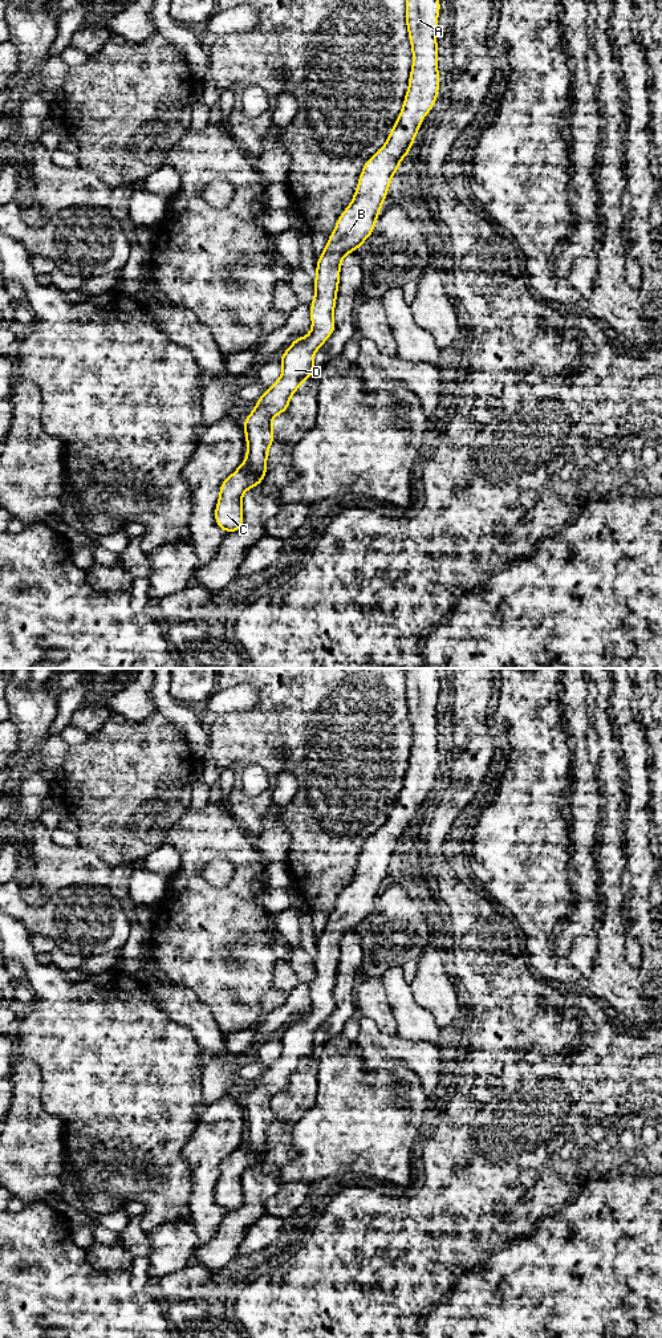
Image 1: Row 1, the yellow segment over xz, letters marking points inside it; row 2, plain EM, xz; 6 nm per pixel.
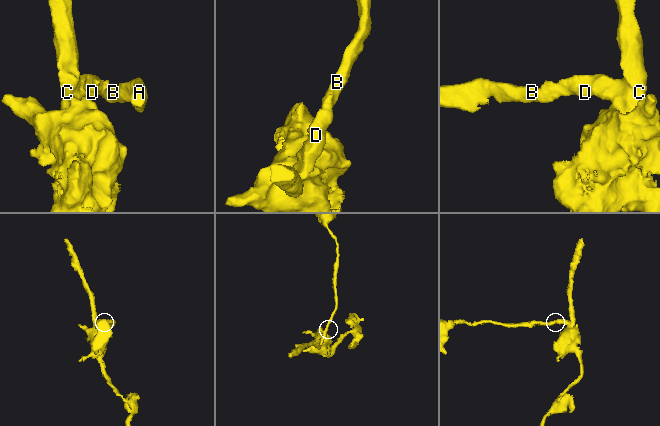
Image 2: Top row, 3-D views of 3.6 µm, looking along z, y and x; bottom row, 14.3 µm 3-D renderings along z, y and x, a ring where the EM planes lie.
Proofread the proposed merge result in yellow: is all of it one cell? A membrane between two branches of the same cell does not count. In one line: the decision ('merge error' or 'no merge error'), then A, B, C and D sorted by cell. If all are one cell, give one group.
merge error; A B D / C

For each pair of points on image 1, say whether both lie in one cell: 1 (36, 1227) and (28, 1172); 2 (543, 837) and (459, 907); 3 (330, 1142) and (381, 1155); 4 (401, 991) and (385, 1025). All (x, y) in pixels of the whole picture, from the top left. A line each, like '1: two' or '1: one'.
1: two
2: two
3: two
4: two

